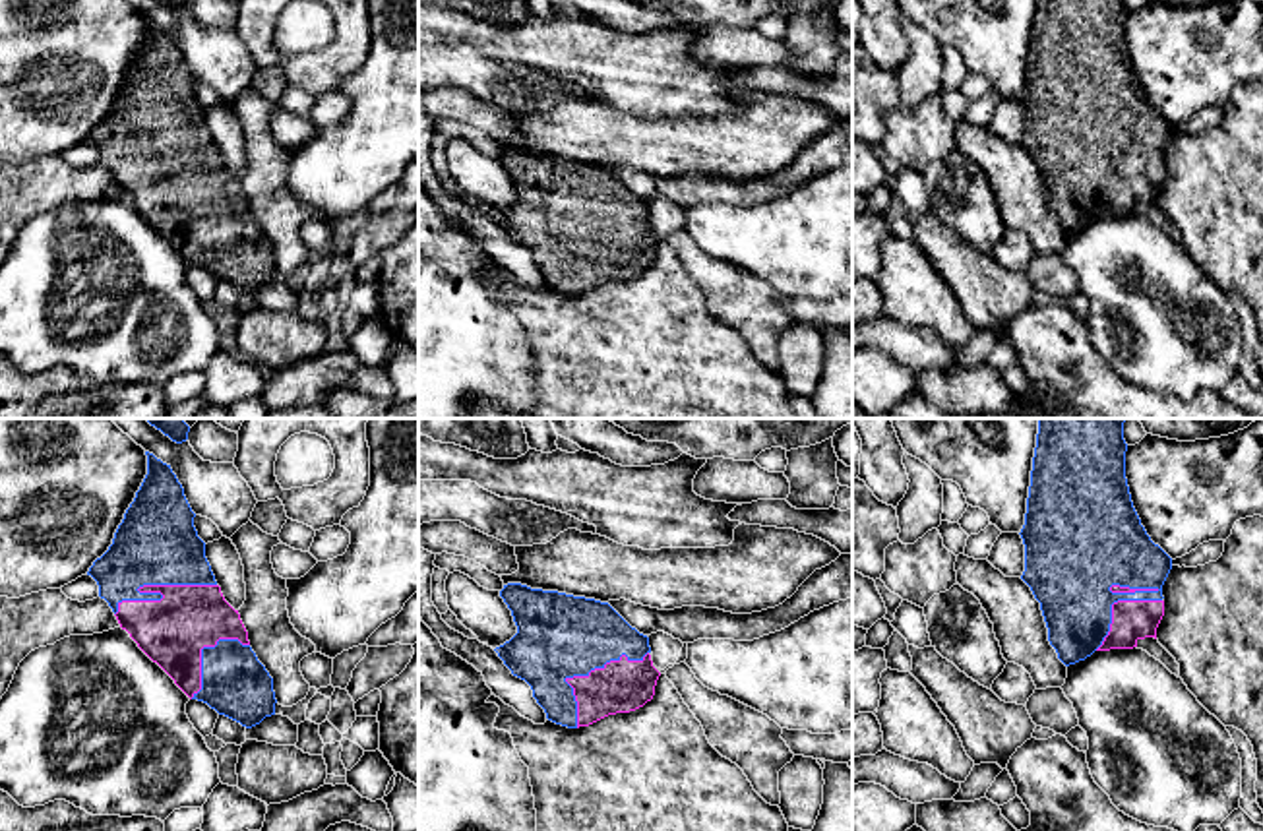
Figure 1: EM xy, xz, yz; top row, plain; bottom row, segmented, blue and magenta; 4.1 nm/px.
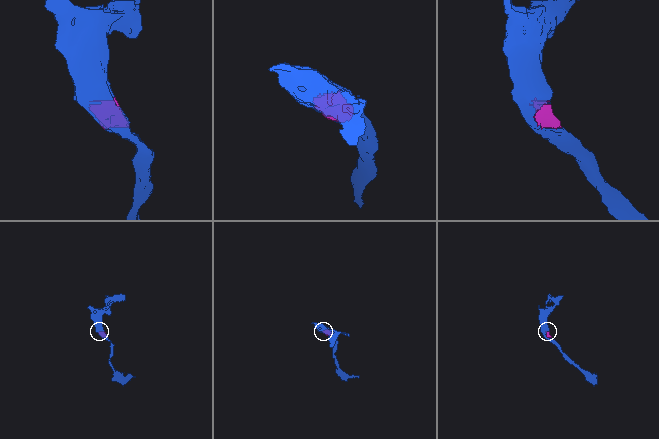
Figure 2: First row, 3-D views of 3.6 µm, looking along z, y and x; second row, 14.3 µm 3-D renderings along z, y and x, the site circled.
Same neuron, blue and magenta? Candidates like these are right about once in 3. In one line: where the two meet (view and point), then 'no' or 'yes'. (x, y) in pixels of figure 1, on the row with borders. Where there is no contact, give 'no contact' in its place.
xy (138, 587) | yes

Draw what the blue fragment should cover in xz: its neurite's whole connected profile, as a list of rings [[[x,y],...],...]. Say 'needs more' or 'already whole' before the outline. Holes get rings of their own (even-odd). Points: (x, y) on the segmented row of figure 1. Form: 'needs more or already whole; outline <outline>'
needs more; outline [[[521,583],[504,585],[500,597],[511,610],[517,633],[494,651],[513,676],[531,686],[548,721],[568,728],[589,726],[653,699],[661,672],[653,666],[649,637],[632,628],[608,602]]]

